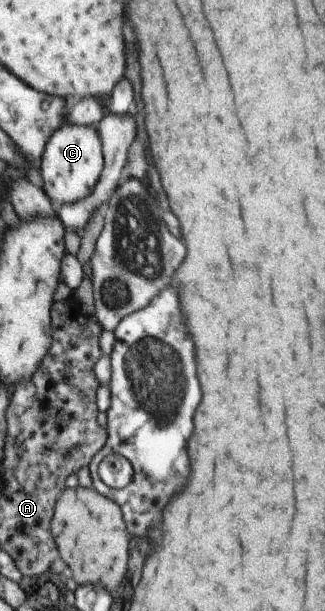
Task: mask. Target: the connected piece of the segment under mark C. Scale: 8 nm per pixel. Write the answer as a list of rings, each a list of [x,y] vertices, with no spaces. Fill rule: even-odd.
[[[64,122],[46,141],[38,169],[41,172],[43,191],[60,207],[64,203],[87,197],[96,186],[103,166],[102,143],[96,128]]]

